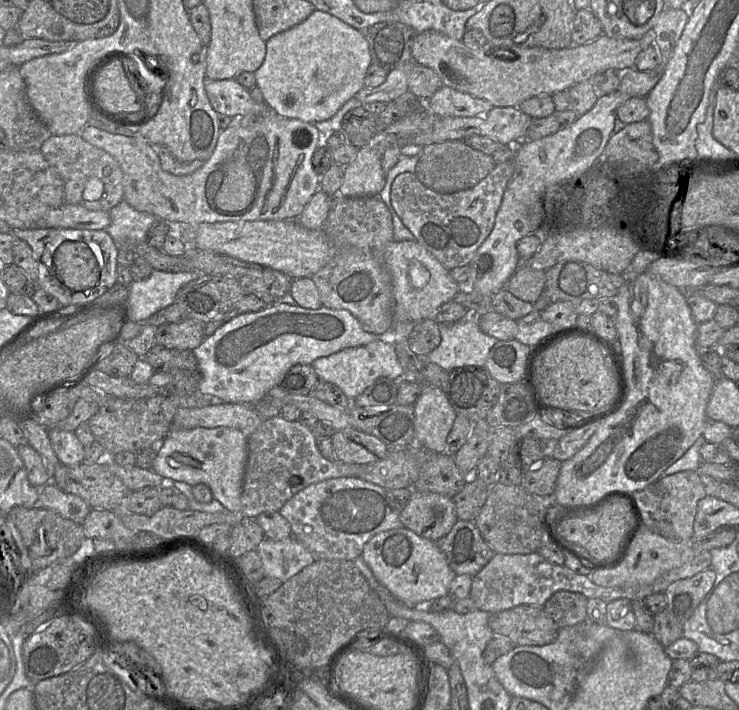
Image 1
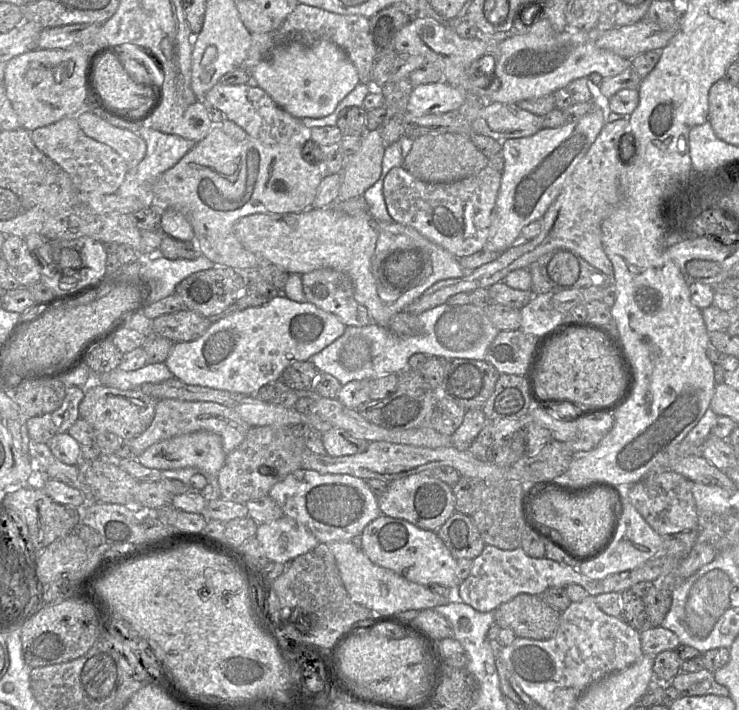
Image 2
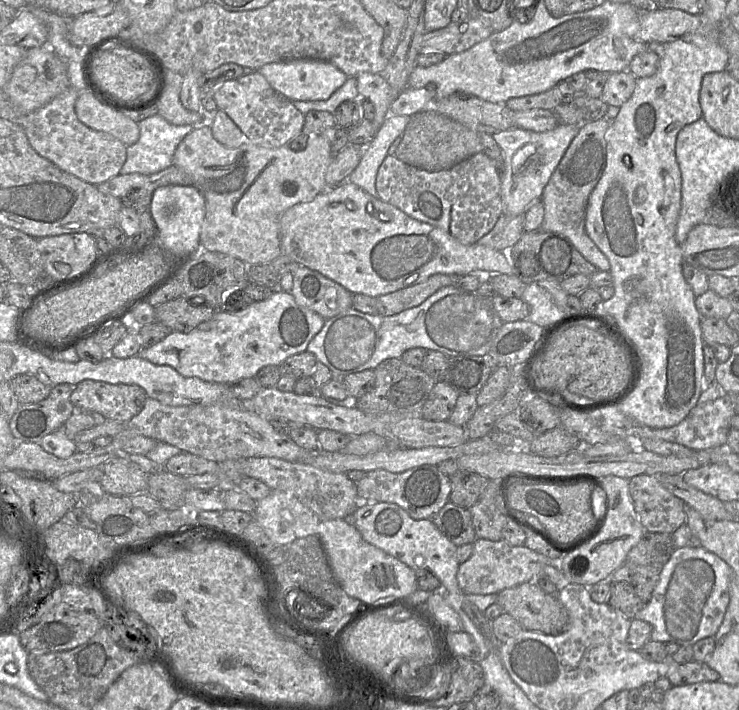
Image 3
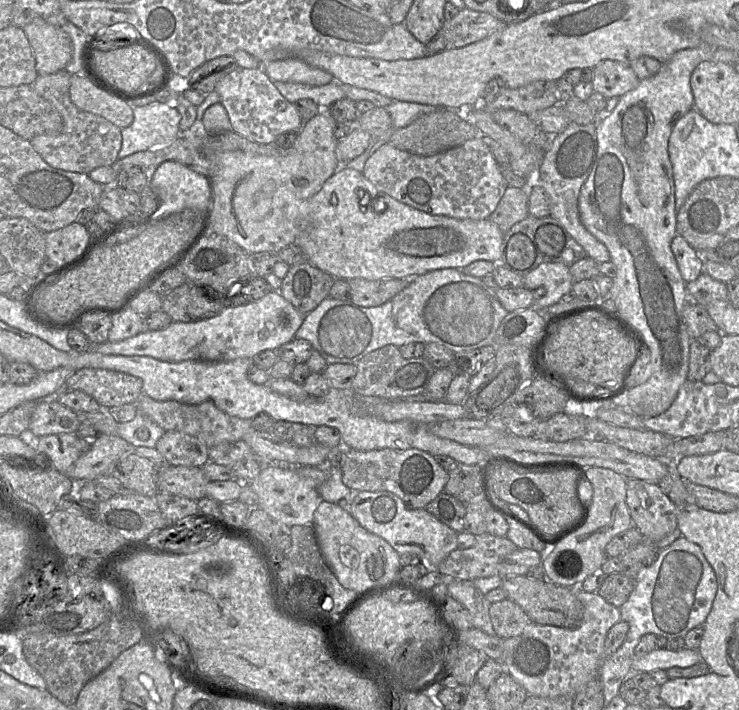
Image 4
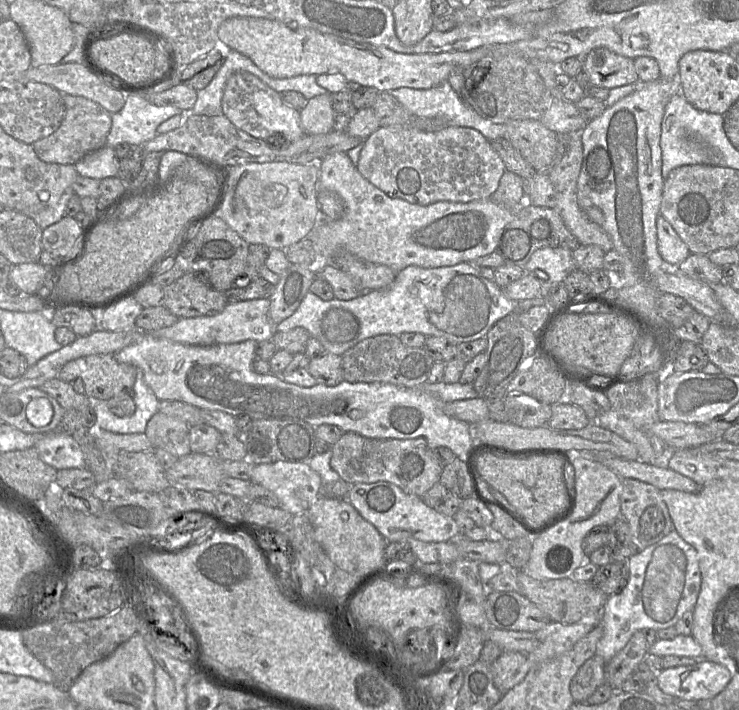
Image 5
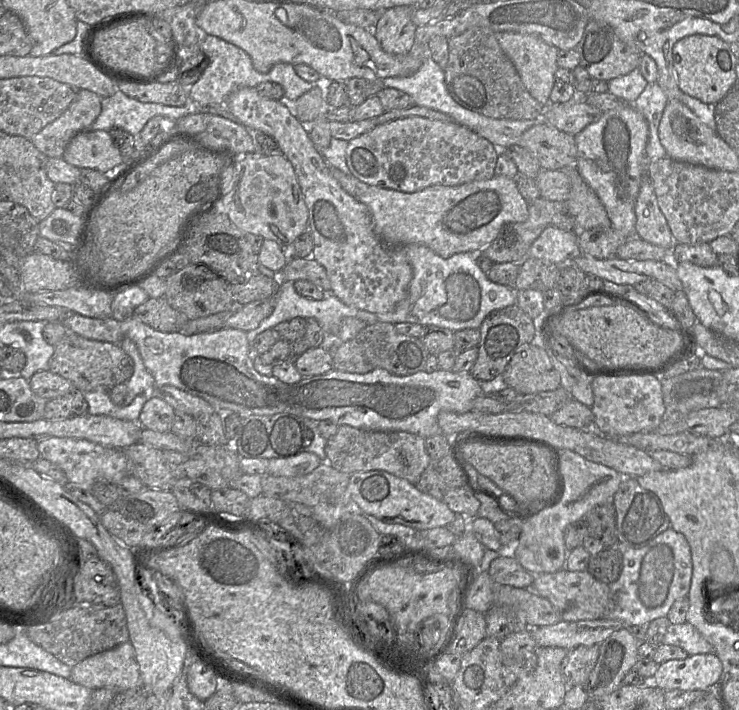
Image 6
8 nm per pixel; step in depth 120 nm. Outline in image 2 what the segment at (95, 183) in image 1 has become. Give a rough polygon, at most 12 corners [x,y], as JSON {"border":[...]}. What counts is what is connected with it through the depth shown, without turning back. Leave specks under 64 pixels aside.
{"border":[[76,117],[30,132],[82,193],[115,194],[128,172]]}

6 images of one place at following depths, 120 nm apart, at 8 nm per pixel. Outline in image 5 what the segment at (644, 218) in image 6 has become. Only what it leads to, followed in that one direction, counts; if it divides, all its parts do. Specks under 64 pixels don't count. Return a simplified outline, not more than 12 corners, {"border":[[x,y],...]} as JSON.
{"border":[[659,214],[658,250],[670,266],[691,253],[671,224]]}

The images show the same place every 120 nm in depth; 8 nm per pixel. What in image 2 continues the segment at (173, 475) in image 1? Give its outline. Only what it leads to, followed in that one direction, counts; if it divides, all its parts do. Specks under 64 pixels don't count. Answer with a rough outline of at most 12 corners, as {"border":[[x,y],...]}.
{"border":[[197,431],[156,443],[137,460],[160,471],[194,468],[219,493],[227,454]]}

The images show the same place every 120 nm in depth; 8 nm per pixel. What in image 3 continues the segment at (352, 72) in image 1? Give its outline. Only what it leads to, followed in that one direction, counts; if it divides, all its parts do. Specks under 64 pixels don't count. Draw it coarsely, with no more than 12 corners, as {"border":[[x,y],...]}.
{"border":[[312,59],[257,69],[280,94],[327,100],[349,78]]}

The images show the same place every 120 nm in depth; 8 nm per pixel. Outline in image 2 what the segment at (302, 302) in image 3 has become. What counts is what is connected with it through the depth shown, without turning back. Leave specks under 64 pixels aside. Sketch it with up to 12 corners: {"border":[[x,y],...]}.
{"border":[[345,273],[301,275],[307,302],[347,326],[372,323]]}

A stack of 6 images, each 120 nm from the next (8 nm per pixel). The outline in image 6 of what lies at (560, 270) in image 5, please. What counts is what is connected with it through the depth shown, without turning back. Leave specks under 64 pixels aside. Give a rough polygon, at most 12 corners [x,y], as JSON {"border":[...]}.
{"border":[[547,227],[527,257],[563,266],[581,254],[576,232]]}

